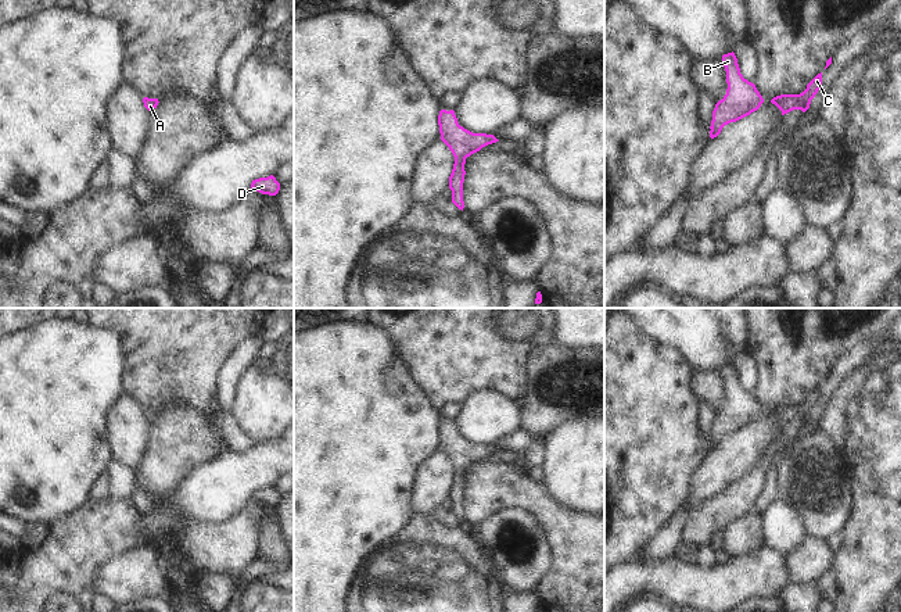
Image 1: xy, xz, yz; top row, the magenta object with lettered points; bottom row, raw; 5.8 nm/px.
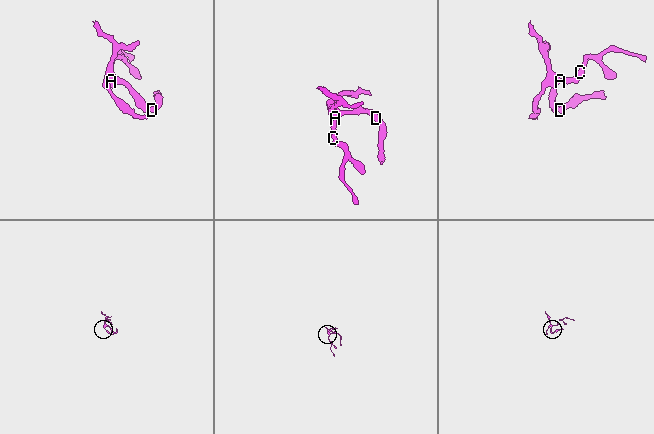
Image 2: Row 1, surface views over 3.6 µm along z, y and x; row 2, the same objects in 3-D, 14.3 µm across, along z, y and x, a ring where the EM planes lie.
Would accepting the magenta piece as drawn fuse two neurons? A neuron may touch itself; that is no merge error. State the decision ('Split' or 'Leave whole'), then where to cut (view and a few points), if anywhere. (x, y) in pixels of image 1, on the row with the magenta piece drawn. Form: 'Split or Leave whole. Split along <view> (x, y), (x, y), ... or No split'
Leave whole. No split.

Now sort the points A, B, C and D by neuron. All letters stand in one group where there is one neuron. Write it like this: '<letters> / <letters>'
A B C D

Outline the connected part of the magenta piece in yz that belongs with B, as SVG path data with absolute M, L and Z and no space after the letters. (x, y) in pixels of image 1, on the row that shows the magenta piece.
M733 51L724 54L722 62L726 71L728 89L724 99L715 104L712 111L710 126L711 139L717 137L725 125L750 115L764 103L755 85L744 79L740 74L737 58Z

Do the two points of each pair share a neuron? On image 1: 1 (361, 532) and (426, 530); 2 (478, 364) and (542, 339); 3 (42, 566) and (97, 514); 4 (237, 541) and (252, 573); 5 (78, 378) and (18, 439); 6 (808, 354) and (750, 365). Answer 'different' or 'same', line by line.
1: different
2: same
3: same
4: different
5: same
6: different

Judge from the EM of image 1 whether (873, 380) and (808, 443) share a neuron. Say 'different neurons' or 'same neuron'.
different neurons

